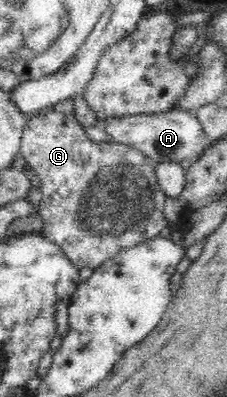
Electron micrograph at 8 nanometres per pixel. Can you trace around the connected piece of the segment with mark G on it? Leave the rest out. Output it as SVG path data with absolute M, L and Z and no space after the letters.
M51 109L28 118L19 152L40 180L38 190L42 202L38 213L43 219L43 235L59 245L65 256L82 271L89 268L94 271L109 258L159 236L159 232L169 226L163 213L167 197L158 184L157 163L131 145L91 142L73 112L62 114Z

